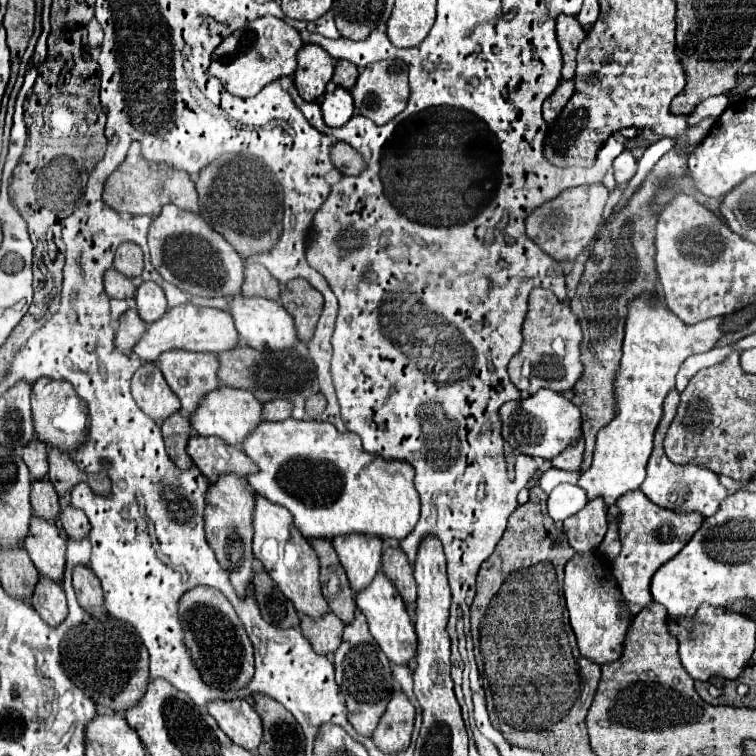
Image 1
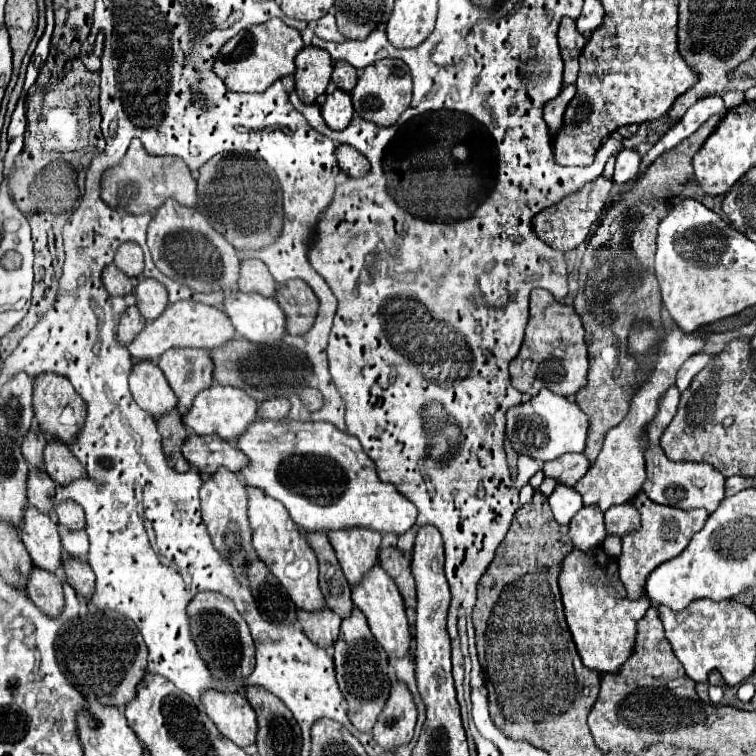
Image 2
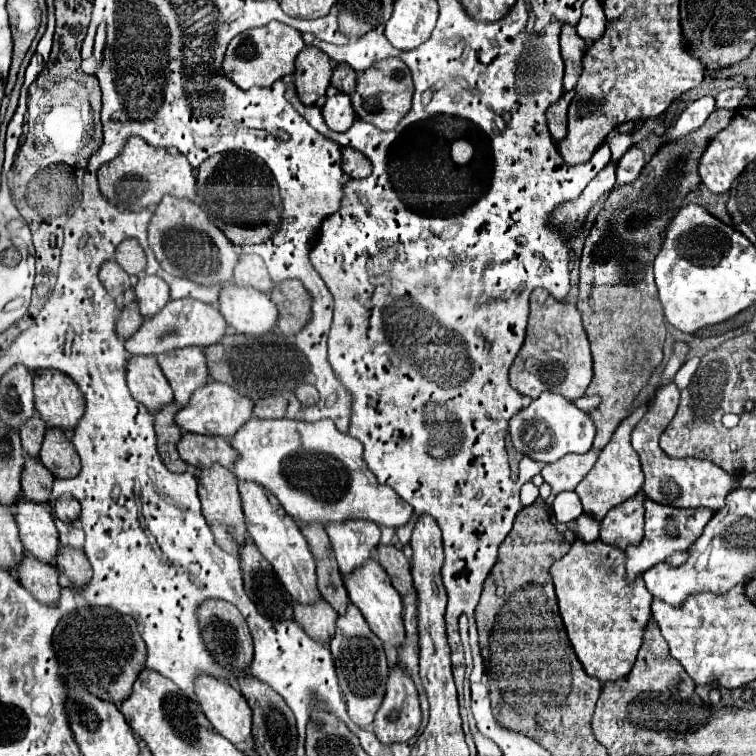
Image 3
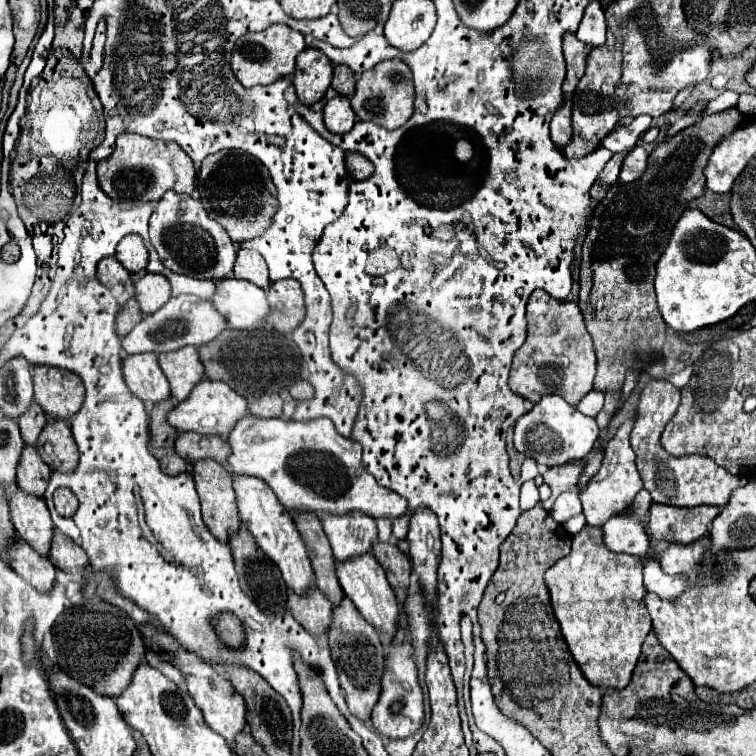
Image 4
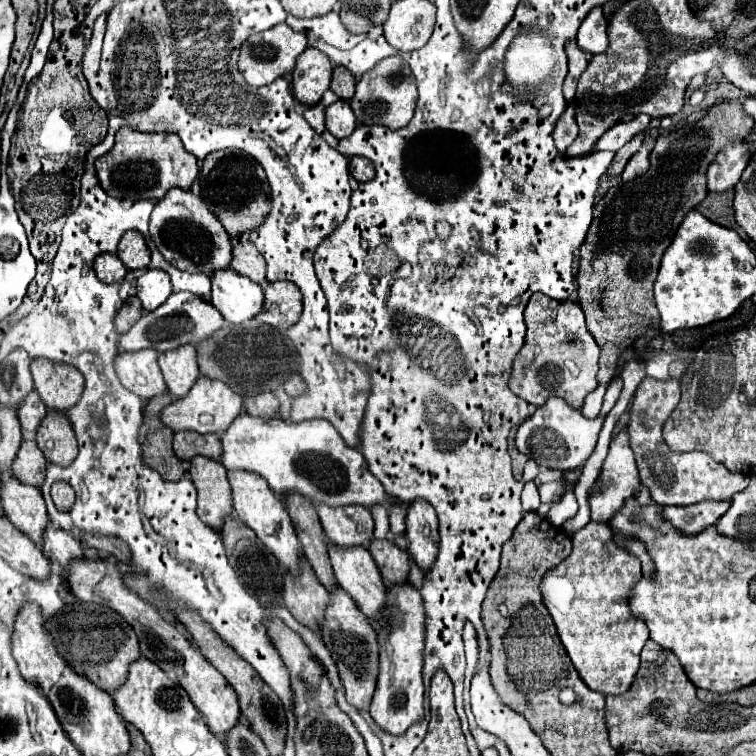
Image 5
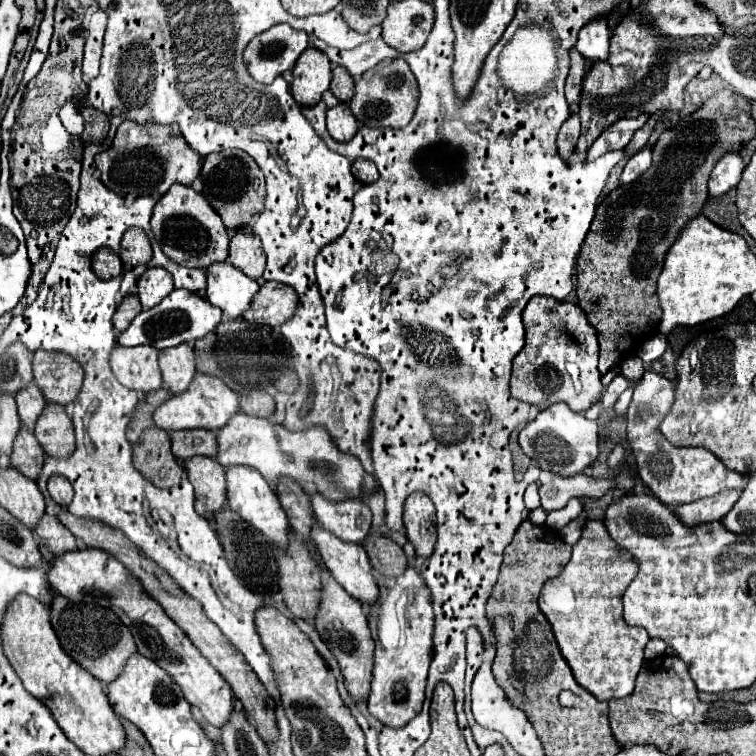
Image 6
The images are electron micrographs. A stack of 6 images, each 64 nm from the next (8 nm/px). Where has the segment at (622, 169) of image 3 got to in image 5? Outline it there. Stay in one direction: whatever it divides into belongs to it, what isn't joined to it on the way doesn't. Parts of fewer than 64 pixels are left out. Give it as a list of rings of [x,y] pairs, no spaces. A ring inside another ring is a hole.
[[[642,146],[626,164],[624,172],[622,172],[622,180],[632,180],[632,178],[638,178],[642,176],[650,166],[650,150],[646,146]]]

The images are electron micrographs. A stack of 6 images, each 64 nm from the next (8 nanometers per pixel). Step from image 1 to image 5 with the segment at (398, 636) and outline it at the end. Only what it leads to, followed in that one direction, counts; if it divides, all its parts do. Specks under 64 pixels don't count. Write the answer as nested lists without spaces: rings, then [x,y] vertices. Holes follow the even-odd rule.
[[[326,542],[326,550],[330,556],[330,564],[334,568],[334,576],[336,582],[342,590],[346,590],[352,600],[358,602],[360,610],[368,616],[368,618],[376,618],[382,610],[384,610],[384,602],[386,602],[386,586],[380,578],[380,572],[376,570],[376,562],[372,562],[372,556],[368,554],[368,550],[364,546],[352,546],[352,548],[344,548],[344,546],[336,546],[332,542]]]

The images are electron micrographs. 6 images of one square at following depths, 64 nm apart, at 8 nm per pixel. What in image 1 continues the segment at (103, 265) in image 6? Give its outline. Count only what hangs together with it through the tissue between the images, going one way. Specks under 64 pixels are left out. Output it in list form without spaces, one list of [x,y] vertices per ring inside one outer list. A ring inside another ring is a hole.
[[[110,268],[104,274],[104,286],[106,286],[106,292],[110,298],[132,298],[136,292],[134,284],[114,268]]]

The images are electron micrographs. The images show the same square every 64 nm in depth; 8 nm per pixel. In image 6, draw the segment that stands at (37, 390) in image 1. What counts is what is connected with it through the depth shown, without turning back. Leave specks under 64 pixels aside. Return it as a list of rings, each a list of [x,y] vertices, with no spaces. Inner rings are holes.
[[[36,350],[32,368],[34,380],[48,402],[68,406],[80,392],[84,370],[72,356]]]

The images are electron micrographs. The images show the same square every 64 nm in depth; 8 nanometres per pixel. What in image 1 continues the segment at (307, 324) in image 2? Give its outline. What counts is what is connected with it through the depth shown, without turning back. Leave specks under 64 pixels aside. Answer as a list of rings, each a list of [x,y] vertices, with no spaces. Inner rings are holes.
[[[296,278],[290,280],[280,292],[280,304],[294,318],[298,338],[302,342],[308,342],[320,318],[320,310],[324,308],[324,298],[310,286],[310,282]]]

